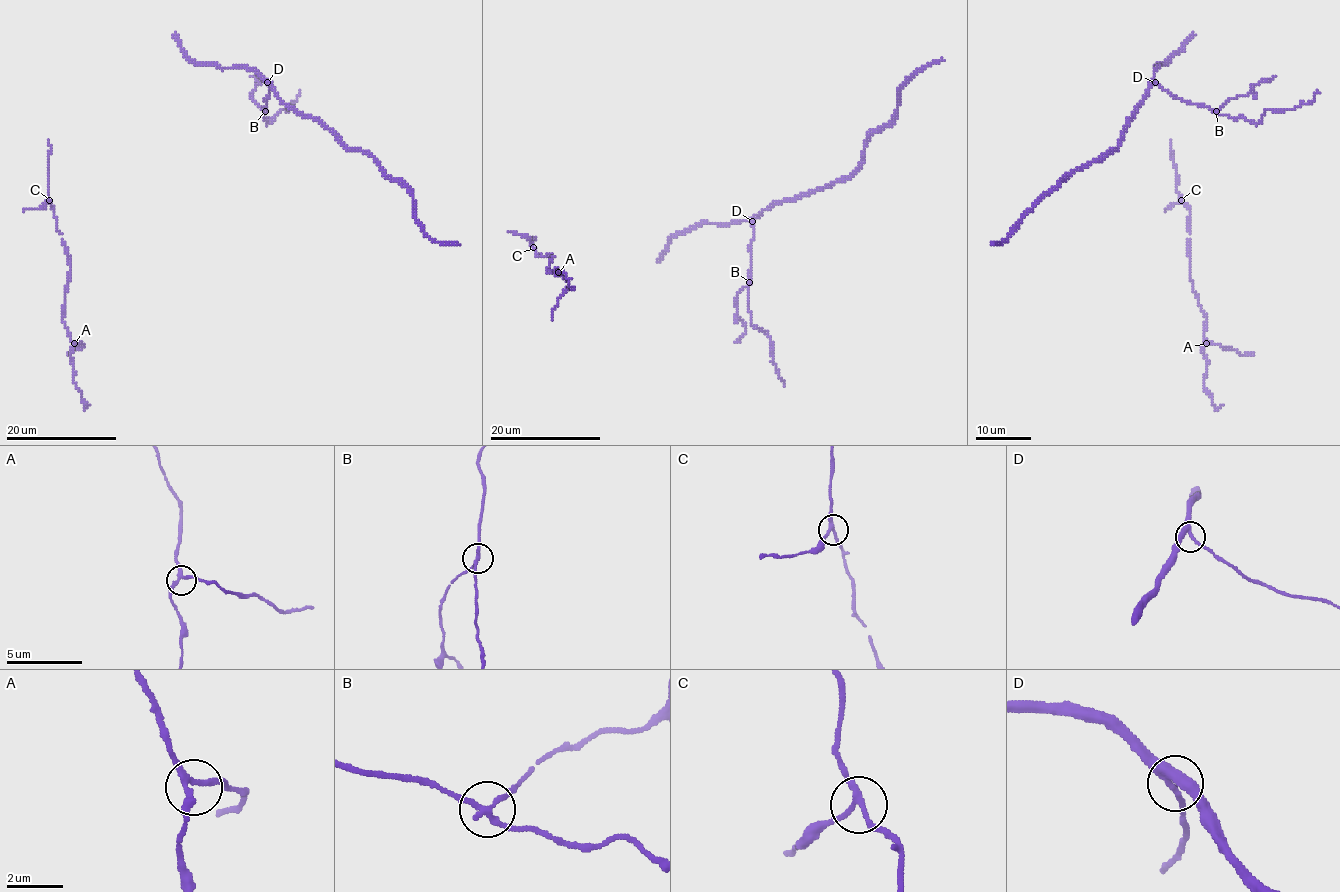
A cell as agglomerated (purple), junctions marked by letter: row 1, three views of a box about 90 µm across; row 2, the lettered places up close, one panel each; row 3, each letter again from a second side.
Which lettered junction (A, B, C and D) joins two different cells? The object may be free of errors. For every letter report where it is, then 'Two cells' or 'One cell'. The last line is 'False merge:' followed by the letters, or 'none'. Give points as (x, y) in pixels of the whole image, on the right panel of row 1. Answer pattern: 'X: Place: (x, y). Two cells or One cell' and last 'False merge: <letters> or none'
A: Place: (1206, 343). One cell
B: Place: (1216, 111). Two cells
C: Place: (1181, 200). One cell
D: Place: (1155, 82). One cell
False merge: B

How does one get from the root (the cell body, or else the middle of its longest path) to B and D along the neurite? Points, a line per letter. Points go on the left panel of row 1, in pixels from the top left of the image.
B: (184, 58), (219, 67), (252, 69), (268, 85), (264, 111)
D: (184, 58), (219, 67), (253, 69), (267, 82)

